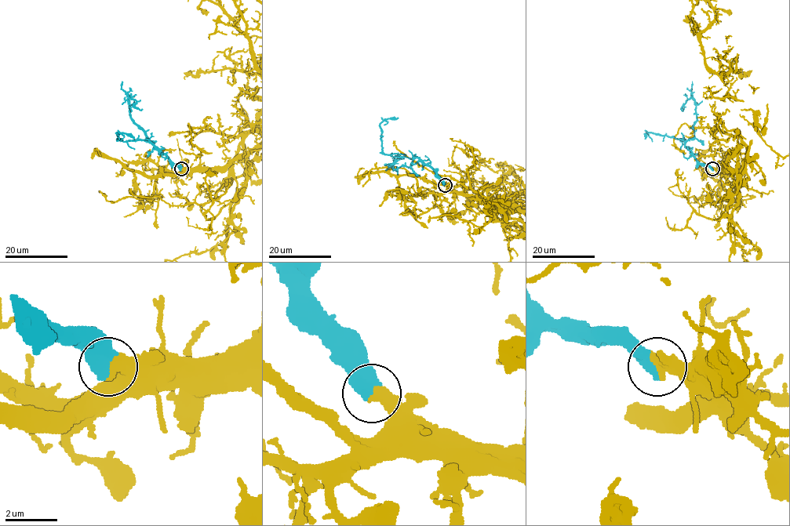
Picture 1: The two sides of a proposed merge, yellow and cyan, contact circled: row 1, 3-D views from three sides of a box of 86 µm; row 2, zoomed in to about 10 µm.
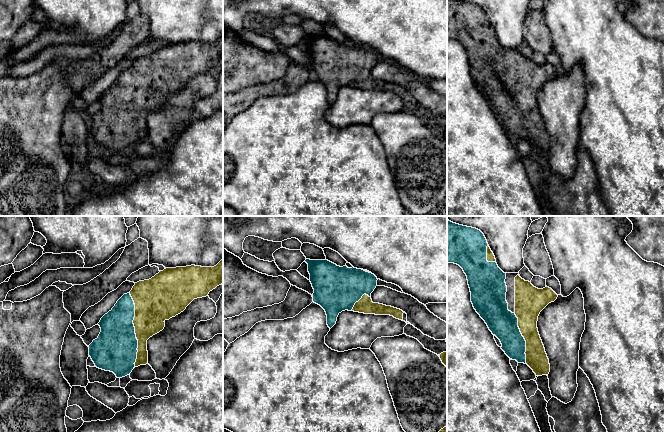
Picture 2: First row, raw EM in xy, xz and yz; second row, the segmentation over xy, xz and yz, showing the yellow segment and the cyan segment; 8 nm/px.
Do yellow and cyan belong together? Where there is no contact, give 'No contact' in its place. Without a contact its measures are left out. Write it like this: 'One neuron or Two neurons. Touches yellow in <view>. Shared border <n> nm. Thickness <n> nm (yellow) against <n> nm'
One neuron. Touches yellow in xy. Shared border 600 nm. Thickness 300 nm (yellow) against 340 nm

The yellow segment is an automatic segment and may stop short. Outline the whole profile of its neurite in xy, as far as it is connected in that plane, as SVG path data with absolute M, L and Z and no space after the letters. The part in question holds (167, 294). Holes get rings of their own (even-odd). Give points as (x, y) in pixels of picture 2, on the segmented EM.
M223 260L214 267L186 266L166 268L149 280L135 283L132 290L124 294L111 311L105 314L98 325L101 332L89 345L89 356L99 369L113 372L117 378L129 375L135 367L148 364L147 340L162 331L165 320L183 312L197 298L208 296L209 292L223 284Z

